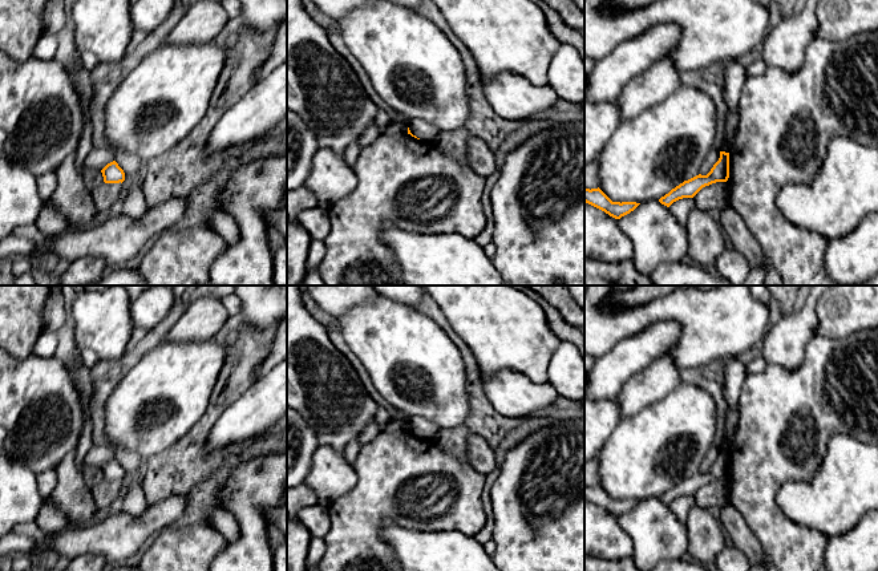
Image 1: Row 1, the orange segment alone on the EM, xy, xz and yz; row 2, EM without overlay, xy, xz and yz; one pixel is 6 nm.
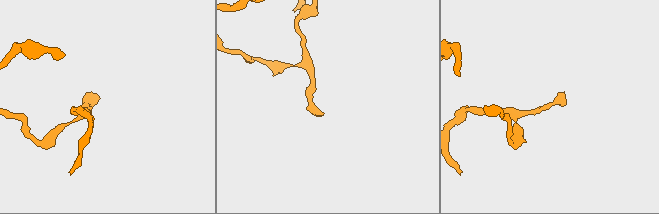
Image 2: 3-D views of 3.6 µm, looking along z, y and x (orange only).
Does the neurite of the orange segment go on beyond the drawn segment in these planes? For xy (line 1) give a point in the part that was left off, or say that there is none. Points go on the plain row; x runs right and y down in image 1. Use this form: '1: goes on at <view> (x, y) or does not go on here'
1: does not go on here

